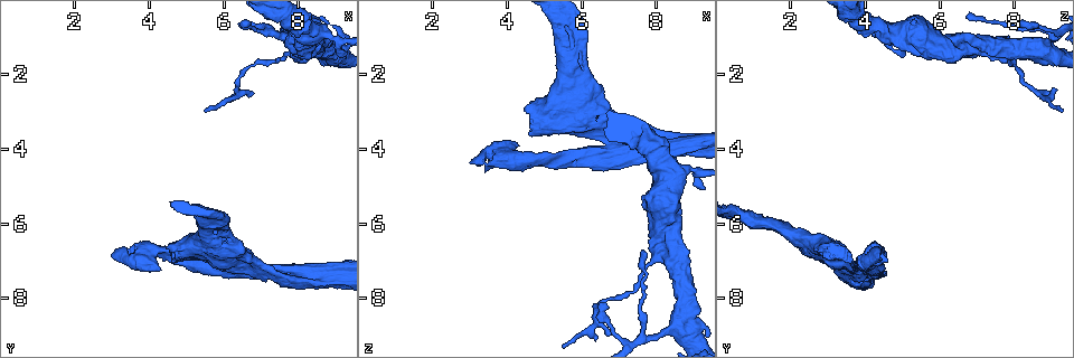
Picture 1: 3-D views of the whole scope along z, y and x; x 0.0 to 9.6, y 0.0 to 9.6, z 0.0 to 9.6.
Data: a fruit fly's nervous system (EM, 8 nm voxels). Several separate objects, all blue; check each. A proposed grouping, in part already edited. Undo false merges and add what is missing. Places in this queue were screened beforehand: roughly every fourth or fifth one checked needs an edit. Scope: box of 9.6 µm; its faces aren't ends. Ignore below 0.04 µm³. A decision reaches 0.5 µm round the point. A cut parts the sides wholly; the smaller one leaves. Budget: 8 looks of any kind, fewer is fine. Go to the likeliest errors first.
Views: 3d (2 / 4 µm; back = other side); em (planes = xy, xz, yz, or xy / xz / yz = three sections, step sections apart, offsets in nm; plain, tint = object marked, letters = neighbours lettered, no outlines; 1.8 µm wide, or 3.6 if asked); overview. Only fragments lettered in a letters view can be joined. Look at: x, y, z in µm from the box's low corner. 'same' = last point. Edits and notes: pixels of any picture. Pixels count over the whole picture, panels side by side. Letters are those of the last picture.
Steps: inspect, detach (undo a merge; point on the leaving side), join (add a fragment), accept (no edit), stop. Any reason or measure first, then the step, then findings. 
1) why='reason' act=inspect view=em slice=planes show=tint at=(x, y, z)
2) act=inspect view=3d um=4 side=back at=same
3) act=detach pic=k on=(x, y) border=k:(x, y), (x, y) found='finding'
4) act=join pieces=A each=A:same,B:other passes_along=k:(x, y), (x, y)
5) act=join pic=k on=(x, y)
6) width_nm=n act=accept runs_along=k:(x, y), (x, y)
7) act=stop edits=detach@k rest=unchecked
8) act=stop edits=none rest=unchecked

act=inspect view=em um=3.6 slice=yz step=4 show=letters at=(8.20, 1.35, 6.40)

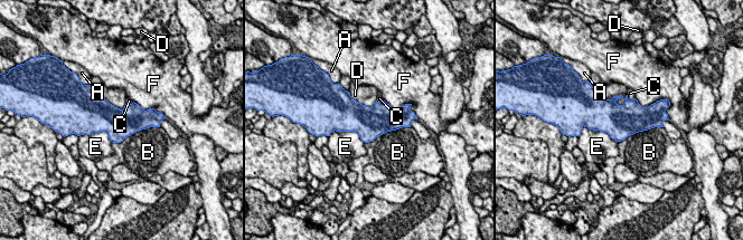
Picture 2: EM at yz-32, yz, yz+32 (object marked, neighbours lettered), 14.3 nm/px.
act=accept each=A:other,B:other,C:other,D:other,E:other,F:other border=2:(596, 92), (626, 101) found='all the same neuron'

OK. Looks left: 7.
why='three-way junction' act=inspect view=3d um=2 at=(7.00, 7.30, 4.05)

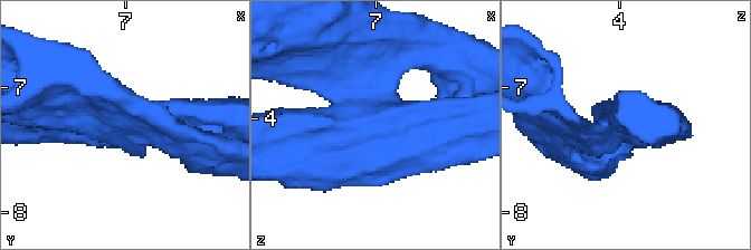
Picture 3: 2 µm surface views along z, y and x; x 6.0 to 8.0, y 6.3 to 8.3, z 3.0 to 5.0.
arms=3 arm_widths_nm=200,300,340 why='shape alone is not enough' act=inspect view=em um=3.6 slice=xy step=16 show=tint at=same

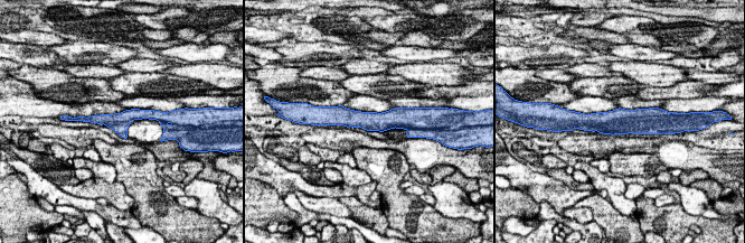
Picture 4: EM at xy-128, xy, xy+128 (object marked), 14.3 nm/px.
why='see the neighbours' act=inspect view=em um=3.6 slice=xy step=16 show=letters at=same

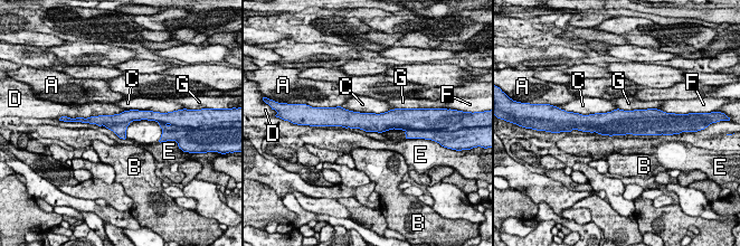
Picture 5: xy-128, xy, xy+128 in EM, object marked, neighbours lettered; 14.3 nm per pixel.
width_nm=280 act=detach pic=5 on=(131, 115) each=A:other,B:other,C:other,D:other,E:other,F:other,G:other found='a second neuron is stuck on'

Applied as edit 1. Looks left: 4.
act=inspect view=overview

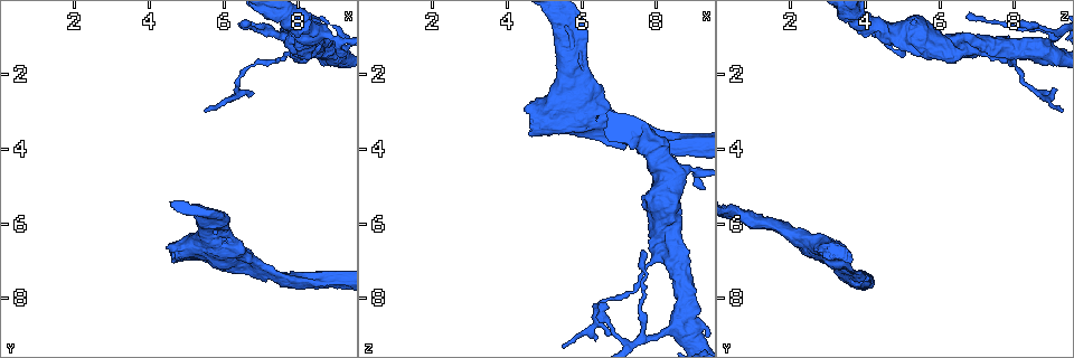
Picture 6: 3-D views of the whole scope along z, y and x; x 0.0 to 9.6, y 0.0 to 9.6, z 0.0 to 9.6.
why='stops while still wide' act=inspect view=em slice=xy step=4 show=plain at=(4.55, 6.65, 2.95)

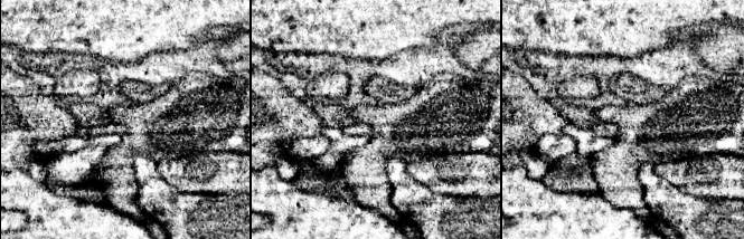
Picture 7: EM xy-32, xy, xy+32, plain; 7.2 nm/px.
why='what lies round it' act=inspect view=em slice=xy step=4 show=letters at=same

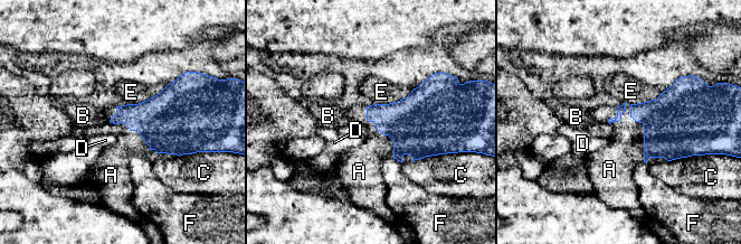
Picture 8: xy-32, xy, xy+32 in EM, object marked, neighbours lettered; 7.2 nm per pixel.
act=join pieces=A each=A:same,B:other,C:other,D:other,E:other,F:other found='the neuron continues'

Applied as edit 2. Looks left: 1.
act=stop edits=detach@5,join@8 rest=unchecked

